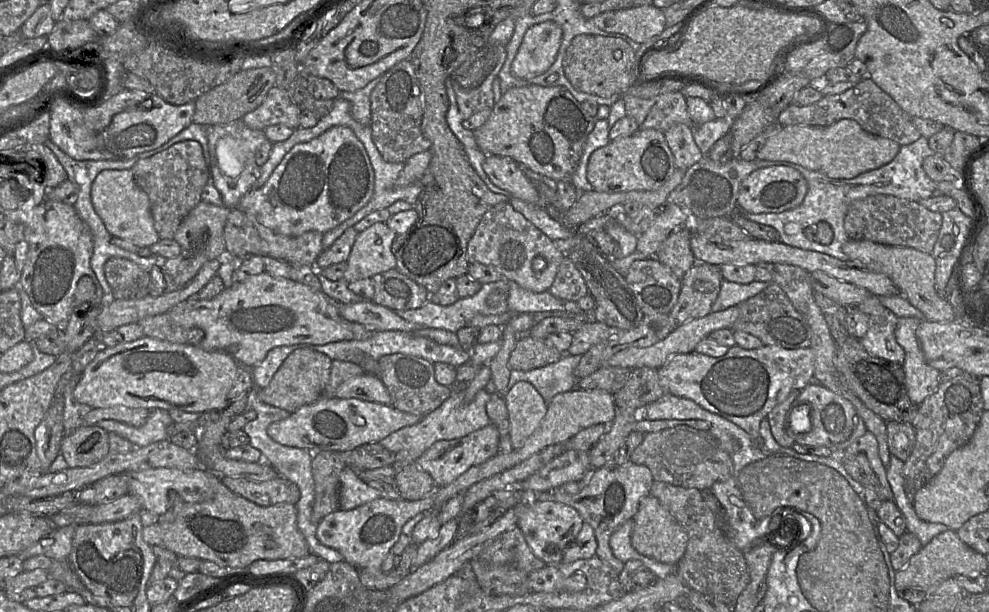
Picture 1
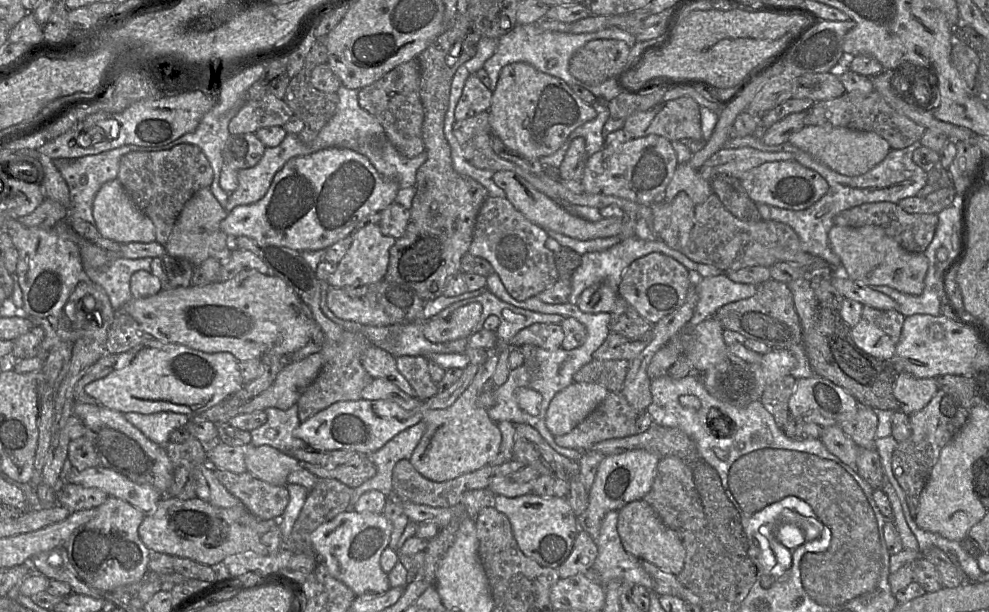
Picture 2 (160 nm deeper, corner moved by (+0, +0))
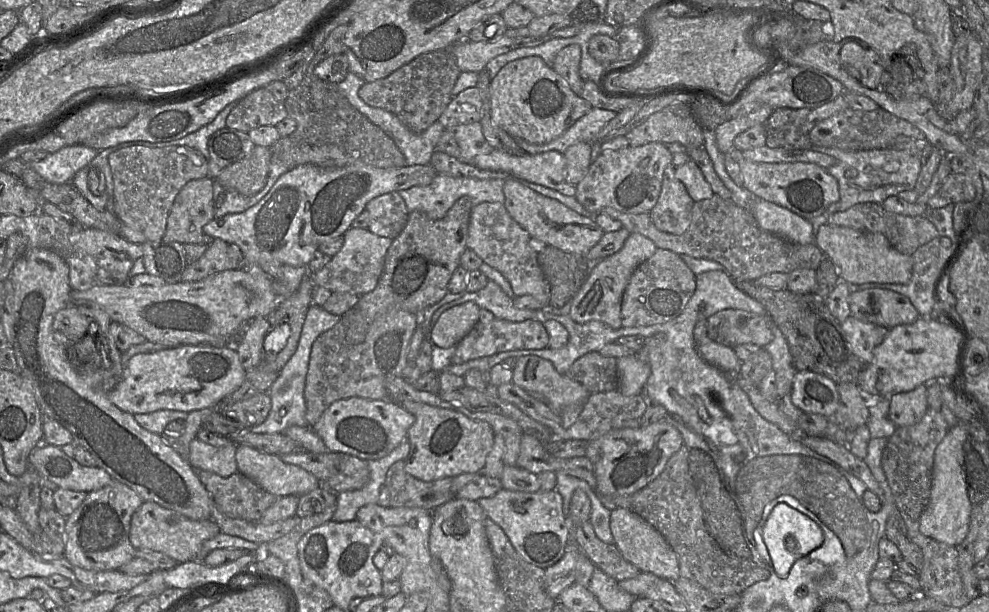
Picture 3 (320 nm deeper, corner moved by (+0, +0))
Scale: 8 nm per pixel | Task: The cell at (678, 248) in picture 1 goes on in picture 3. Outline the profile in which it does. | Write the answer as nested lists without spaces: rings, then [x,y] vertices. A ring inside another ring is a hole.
[[[670,164],[664,170],[661,191],[649,216],[658,230],[680,235],[690,225],[693,203],[685,186],[675,176],[675,166]]]

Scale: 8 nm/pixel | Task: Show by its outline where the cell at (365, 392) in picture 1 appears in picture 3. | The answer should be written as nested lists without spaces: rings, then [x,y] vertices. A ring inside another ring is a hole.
[[[396,402],[415,416],[415,422],[407,434],[410,451],[404,460],[406,473],[430,482],[464,473],[475,473],[485,466],[494,444],[494,431],[487,422],[474,421],[458,411],[423,402]]]

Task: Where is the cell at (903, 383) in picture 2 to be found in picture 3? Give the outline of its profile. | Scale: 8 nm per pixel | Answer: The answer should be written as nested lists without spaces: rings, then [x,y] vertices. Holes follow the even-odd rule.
[[[919,385],[912,391],[892,395],[889,418],[897,427],[921,421],[928,409],[927,389],[927,385]]]

